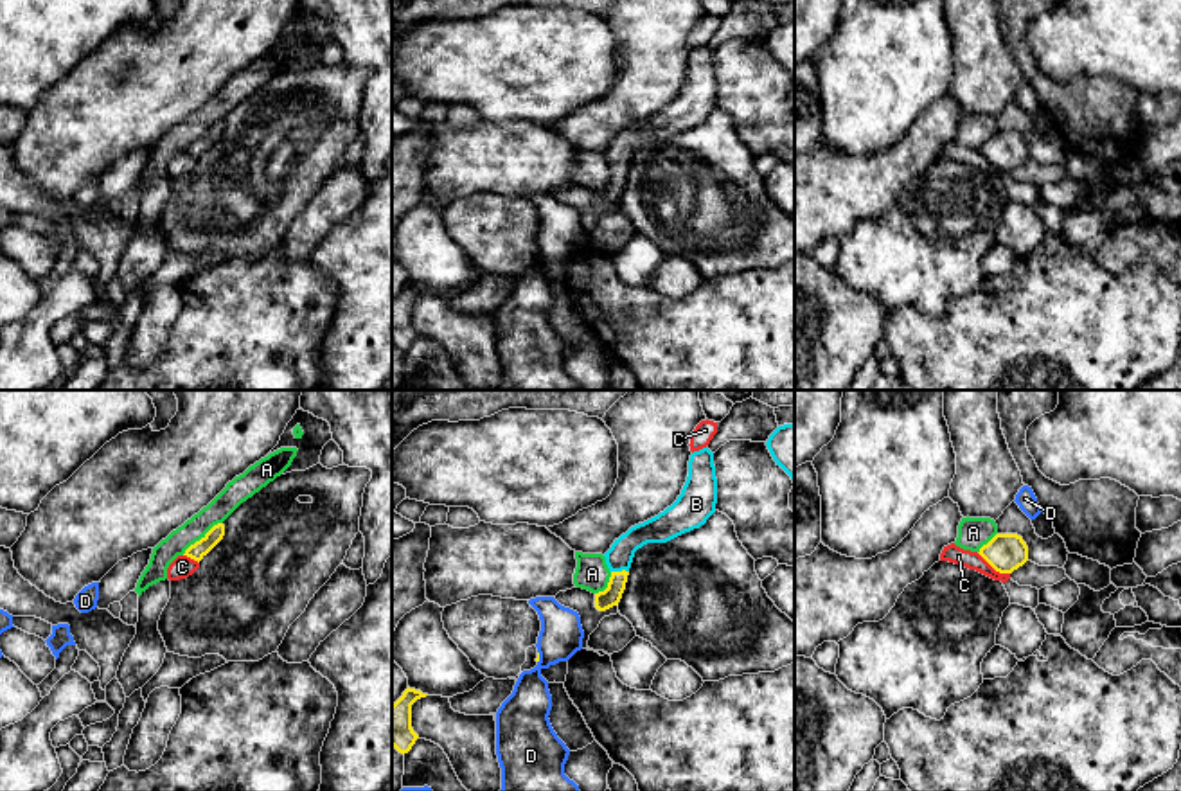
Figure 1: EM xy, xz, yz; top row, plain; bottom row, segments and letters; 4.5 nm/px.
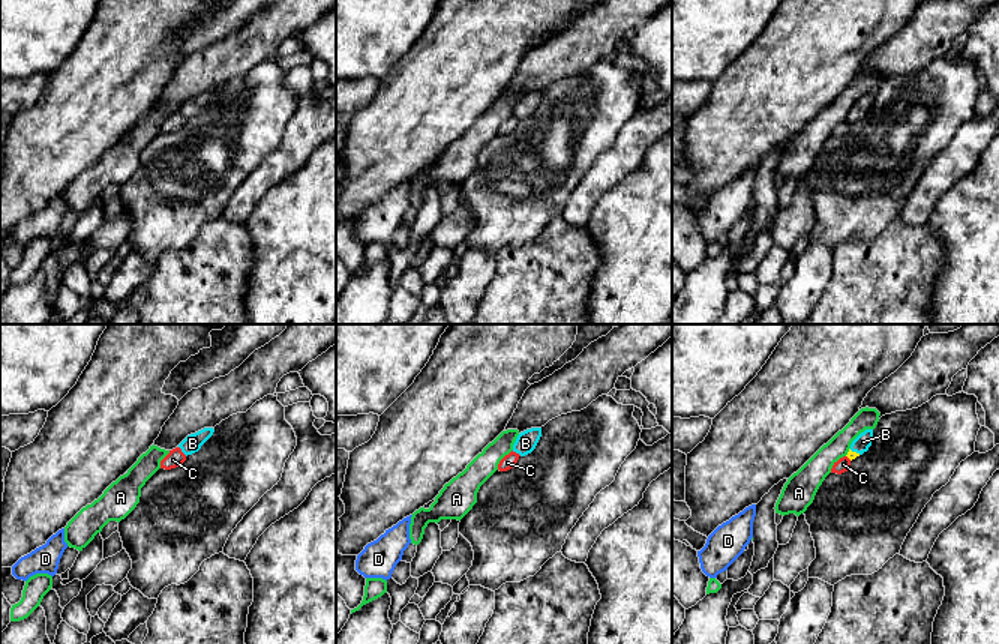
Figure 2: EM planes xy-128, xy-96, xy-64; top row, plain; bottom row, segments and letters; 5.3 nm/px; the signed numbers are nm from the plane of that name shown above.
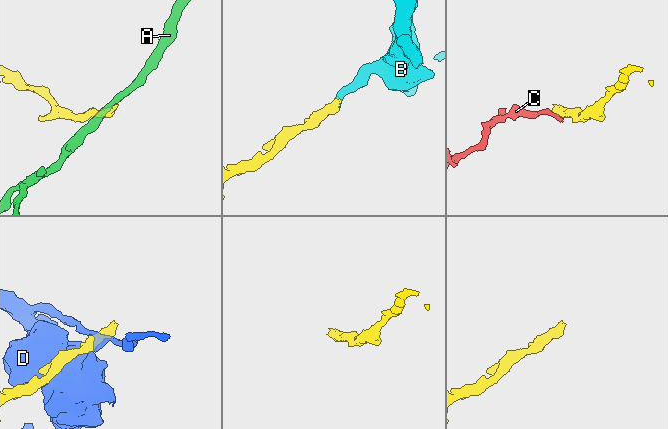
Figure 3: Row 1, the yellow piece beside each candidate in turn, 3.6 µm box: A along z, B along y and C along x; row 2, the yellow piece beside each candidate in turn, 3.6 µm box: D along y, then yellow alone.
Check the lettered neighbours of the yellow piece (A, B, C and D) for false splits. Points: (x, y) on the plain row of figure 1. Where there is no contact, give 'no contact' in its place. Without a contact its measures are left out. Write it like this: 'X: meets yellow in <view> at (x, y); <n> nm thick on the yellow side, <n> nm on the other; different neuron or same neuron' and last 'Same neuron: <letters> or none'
A: meets yellow in xy at (202, 135); 70 nm thick on the yellow side, 100 nm on the other; different neuron
B: meets yellow in xz at (619, 169); 90 nm thick on the yellow side, 120 nm on the other; same neuron
C: meets yellow in yz at (993, 164); 180 nm thick on the yellow side, 80 nm on the other; different neuron
D: meets yellow in xz at (538, 254); 20 nm thick on the yellow side, 200 nm on the other; different neuron
Same neuron: B

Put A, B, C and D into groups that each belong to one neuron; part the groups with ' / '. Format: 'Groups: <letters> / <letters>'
Groups: A / B / C / D

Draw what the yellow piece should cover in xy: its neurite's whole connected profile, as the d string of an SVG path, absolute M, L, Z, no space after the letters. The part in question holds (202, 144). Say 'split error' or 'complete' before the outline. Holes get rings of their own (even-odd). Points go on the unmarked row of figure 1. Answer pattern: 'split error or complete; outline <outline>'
complete; outline M214 122L200 138L191 142L183 153L201 158L225 133L225 122Z

